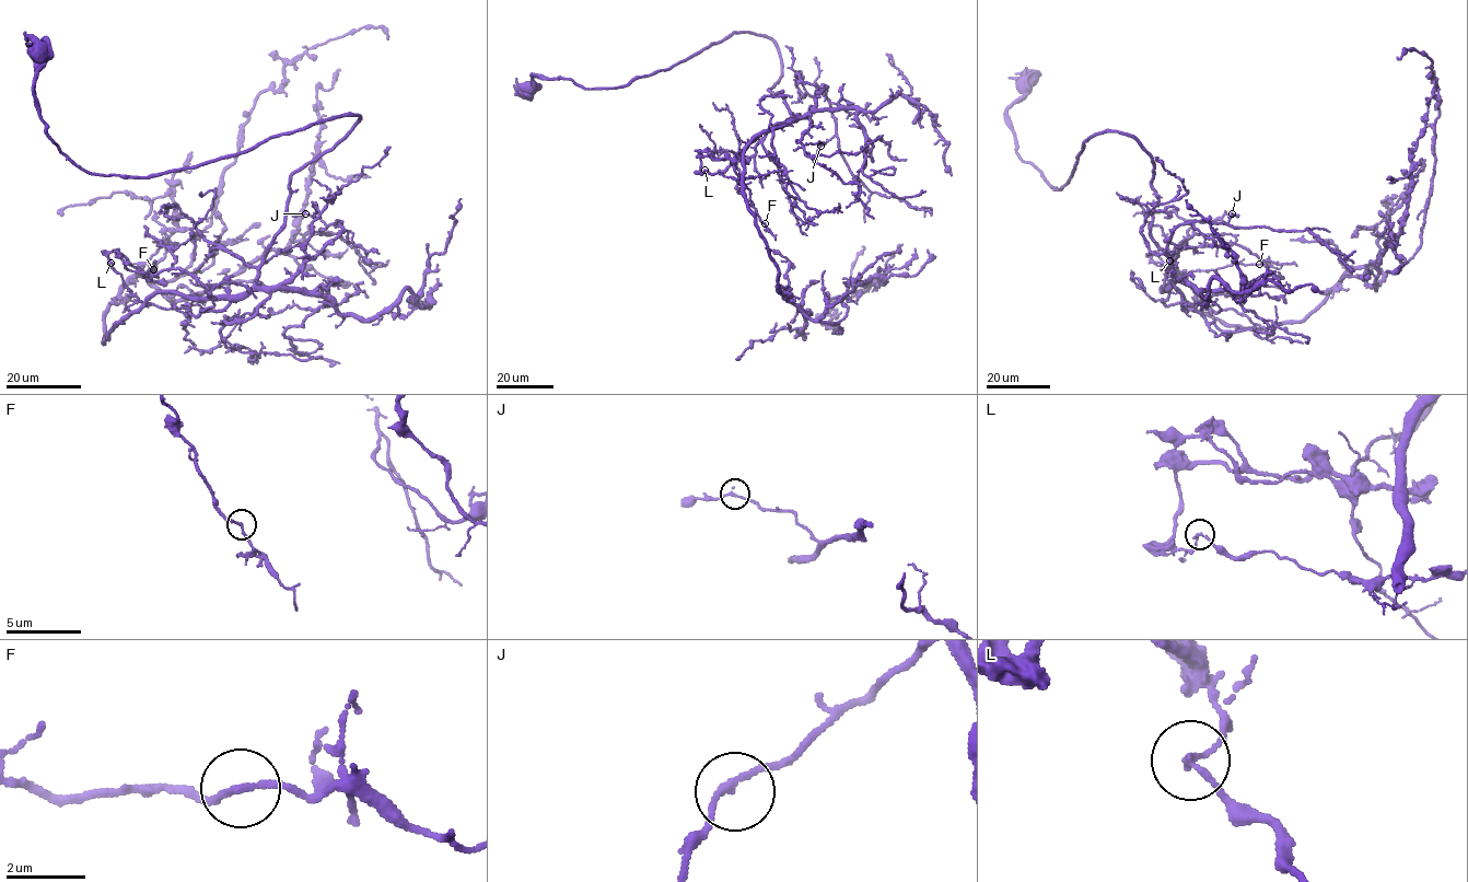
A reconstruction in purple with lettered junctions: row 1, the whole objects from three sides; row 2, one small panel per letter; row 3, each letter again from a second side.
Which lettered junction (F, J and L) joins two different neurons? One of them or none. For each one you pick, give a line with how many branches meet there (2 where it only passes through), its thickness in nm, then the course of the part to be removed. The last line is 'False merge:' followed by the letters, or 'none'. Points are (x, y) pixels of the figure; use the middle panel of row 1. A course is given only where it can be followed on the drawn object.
L: Branches: 2. Thickness 150 nm. Course of the part to remove: (705, 170), (700, 171), (703, 157), (749, 159)
False merge: L

